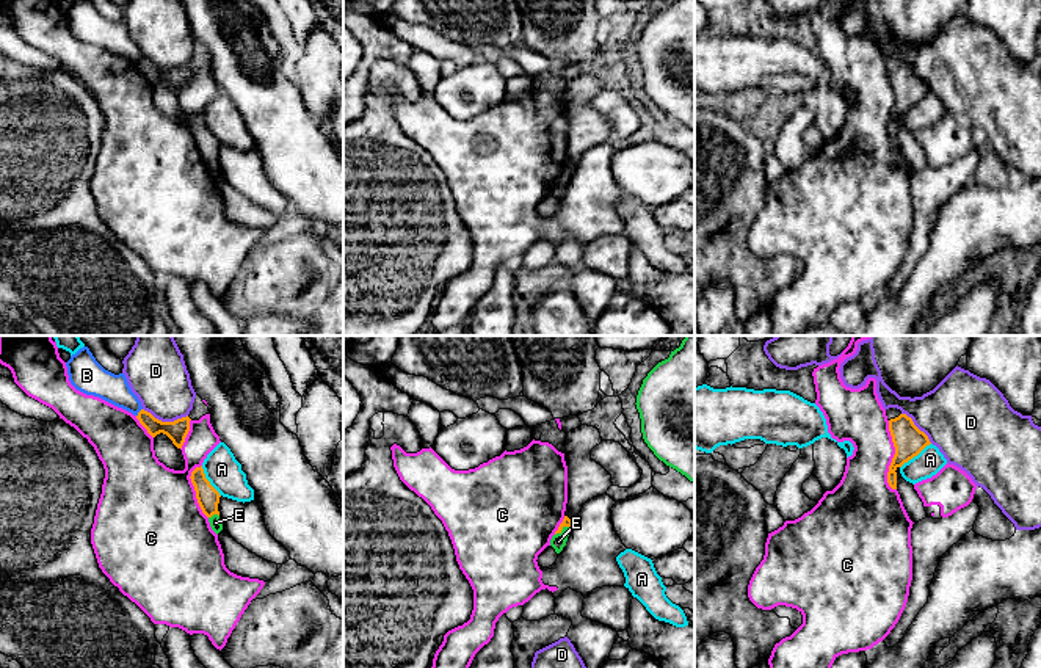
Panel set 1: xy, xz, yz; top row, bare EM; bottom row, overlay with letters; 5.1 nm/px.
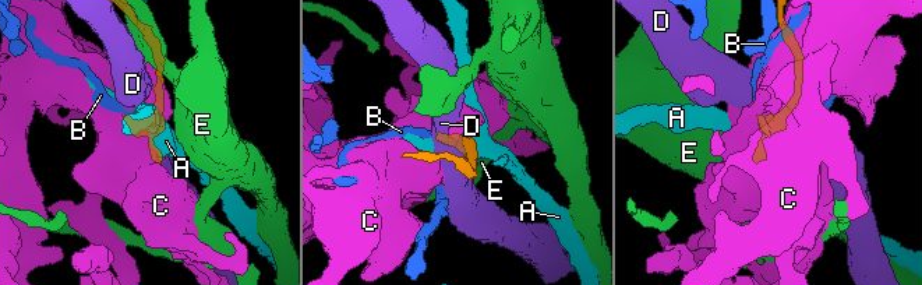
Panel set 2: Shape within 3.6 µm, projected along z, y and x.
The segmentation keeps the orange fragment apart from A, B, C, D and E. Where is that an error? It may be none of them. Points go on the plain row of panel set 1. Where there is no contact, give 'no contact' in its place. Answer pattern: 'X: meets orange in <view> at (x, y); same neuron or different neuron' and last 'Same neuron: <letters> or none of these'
A: meets orange in yz at (914, 104); different neuron
B: meets orange in xy at (138, 61); different neuron
C: meets orange in yz at (894, 105); different neuron
D: meets orange in xy at (165, 71); different neuron
E: meets orange in xy at (214, 162); same neuron
Same neuron: E

